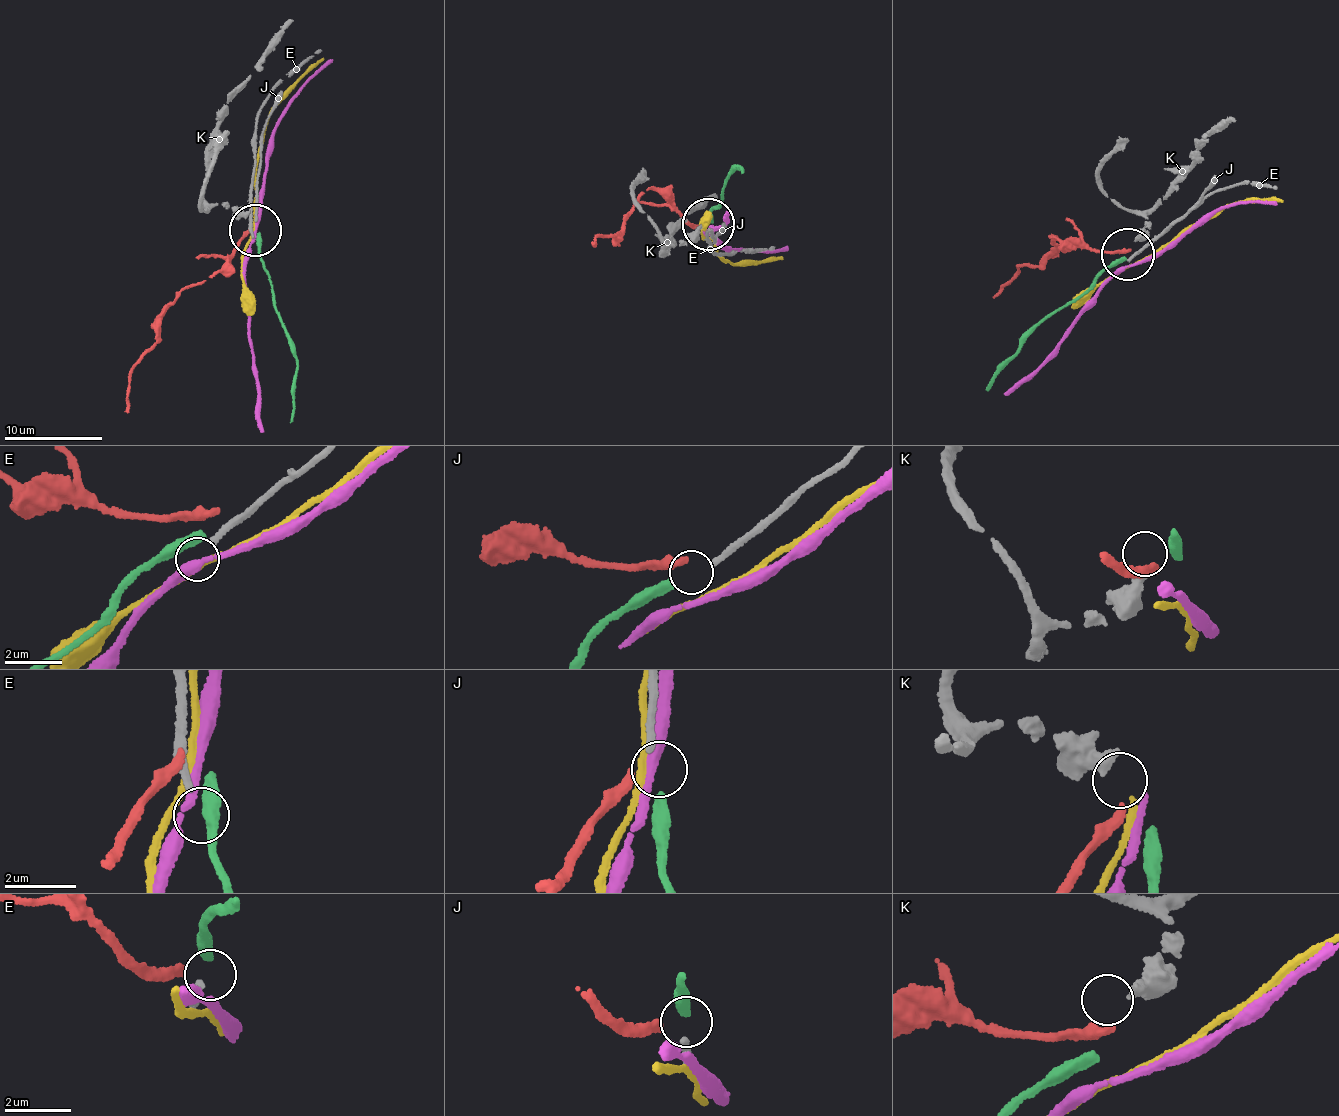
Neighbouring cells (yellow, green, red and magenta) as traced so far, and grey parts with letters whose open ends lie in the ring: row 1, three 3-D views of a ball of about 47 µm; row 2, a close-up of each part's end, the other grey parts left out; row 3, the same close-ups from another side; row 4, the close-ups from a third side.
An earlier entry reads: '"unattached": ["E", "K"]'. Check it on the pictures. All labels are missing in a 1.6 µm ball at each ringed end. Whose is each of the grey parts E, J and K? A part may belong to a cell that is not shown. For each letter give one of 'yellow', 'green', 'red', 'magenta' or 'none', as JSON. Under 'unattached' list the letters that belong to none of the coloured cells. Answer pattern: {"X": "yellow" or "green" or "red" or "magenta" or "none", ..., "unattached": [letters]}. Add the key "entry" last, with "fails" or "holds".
{"E": "none", "J": "green", "K": "none", "unattached": ["E", "K"], "entry": "holds"}

